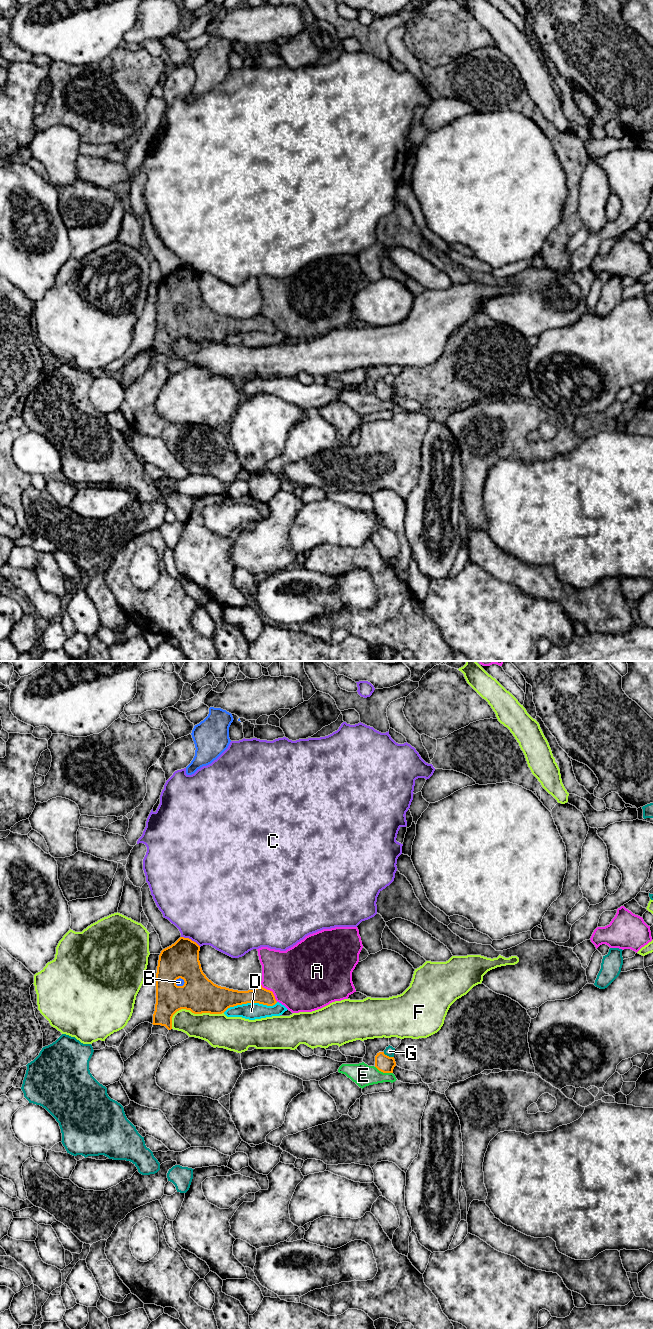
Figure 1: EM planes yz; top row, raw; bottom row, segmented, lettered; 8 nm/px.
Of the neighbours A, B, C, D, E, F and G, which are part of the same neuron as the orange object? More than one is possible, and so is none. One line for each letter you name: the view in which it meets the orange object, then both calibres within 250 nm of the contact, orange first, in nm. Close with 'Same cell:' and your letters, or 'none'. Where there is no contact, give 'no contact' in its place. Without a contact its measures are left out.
Same cell: none

